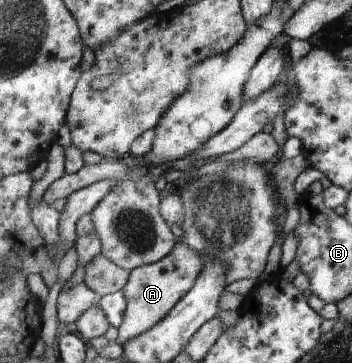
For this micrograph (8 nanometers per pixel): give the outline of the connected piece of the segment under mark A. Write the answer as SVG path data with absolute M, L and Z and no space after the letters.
M177 242L172 252L159 262L133 269L128 284L122 290L127 297L128 307L124 323L119 328L120 338L117 343L125 346L134 338L155 329L193 288L203 267L203 258L197 251Z

